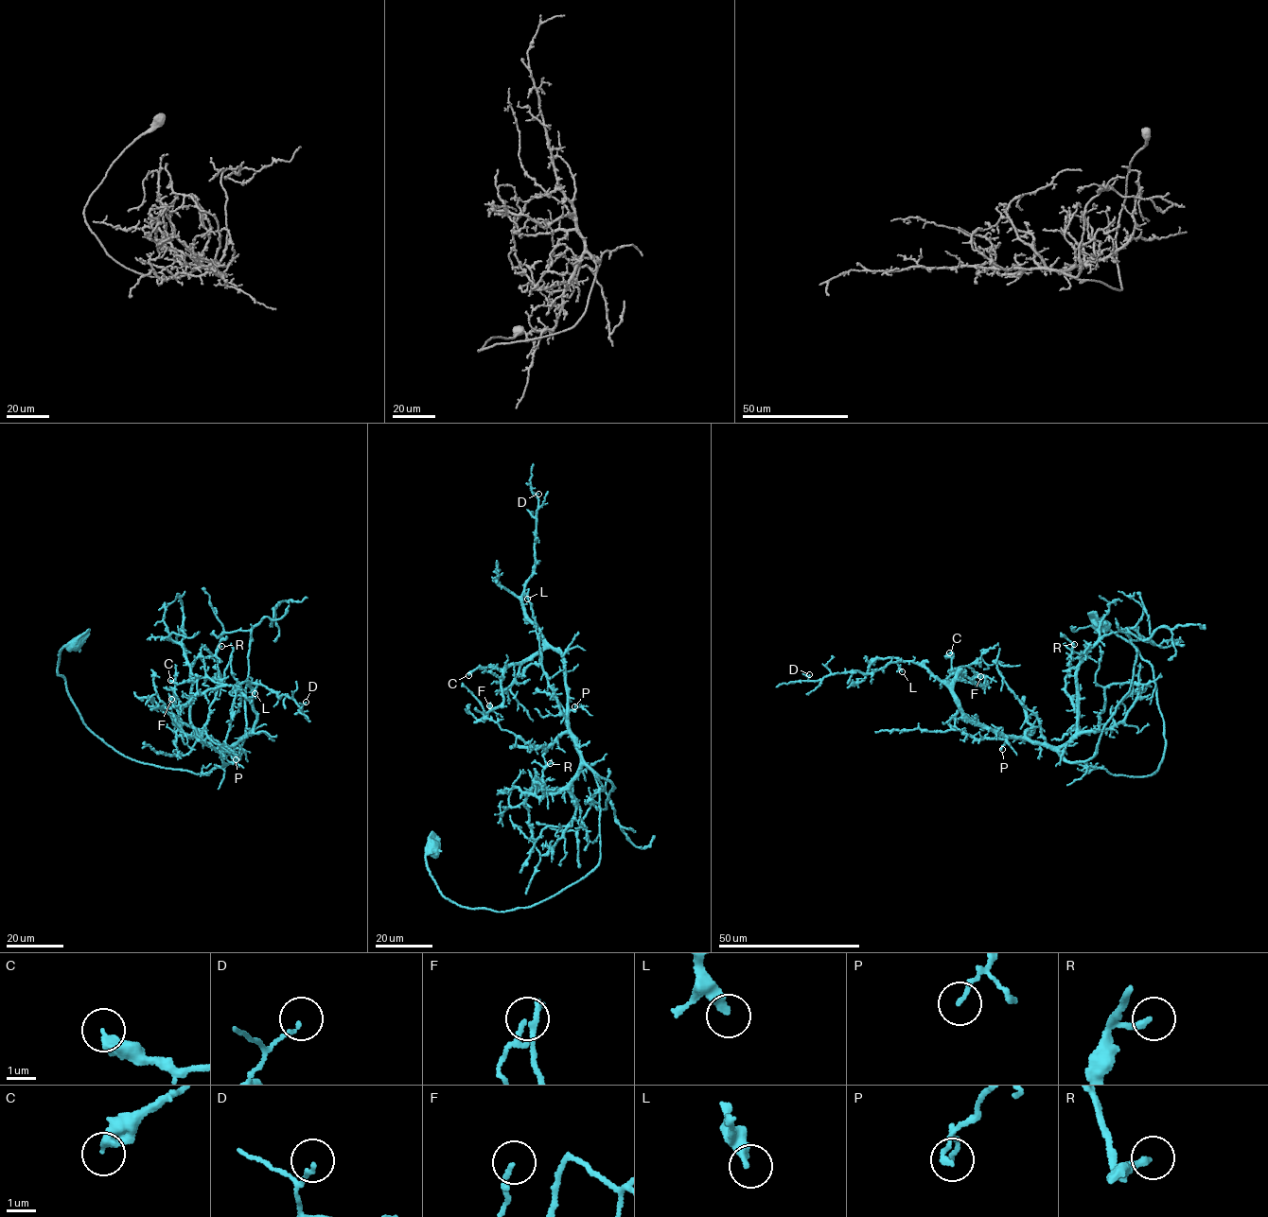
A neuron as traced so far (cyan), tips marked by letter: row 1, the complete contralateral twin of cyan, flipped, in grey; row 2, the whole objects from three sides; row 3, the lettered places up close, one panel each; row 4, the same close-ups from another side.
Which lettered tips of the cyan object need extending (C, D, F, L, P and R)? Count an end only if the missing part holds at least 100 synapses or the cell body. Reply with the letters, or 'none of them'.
none of them

